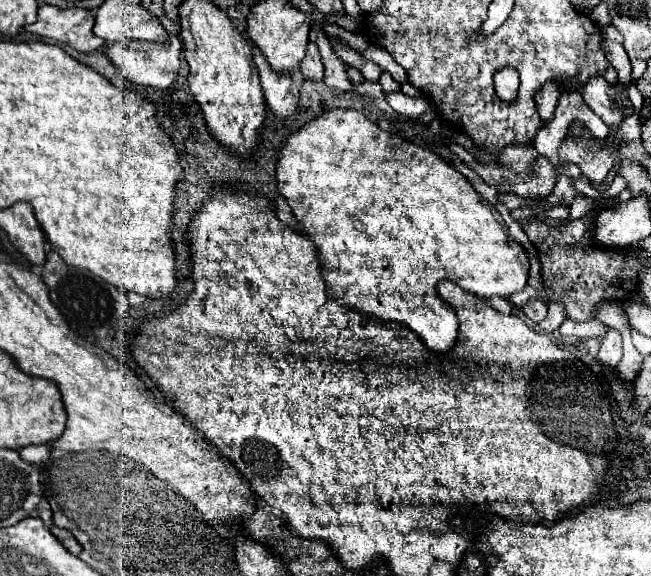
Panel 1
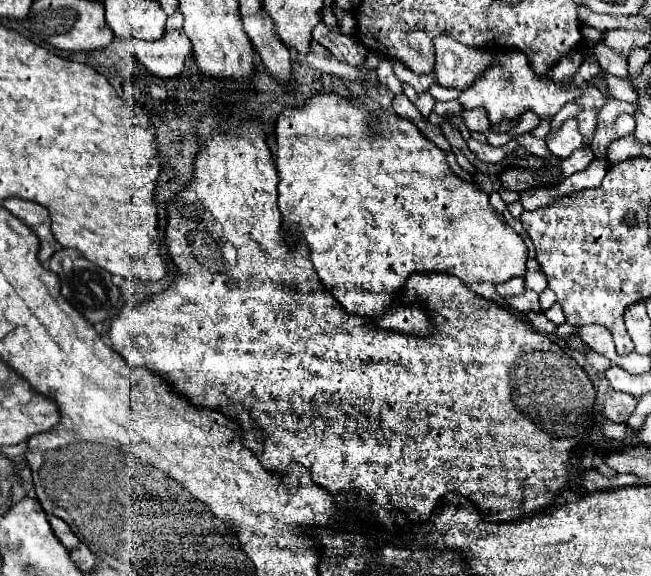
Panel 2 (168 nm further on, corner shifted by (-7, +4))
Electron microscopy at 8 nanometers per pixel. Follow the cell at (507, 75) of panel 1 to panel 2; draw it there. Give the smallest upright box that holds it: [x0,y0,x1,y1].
[434,35,495,91]

